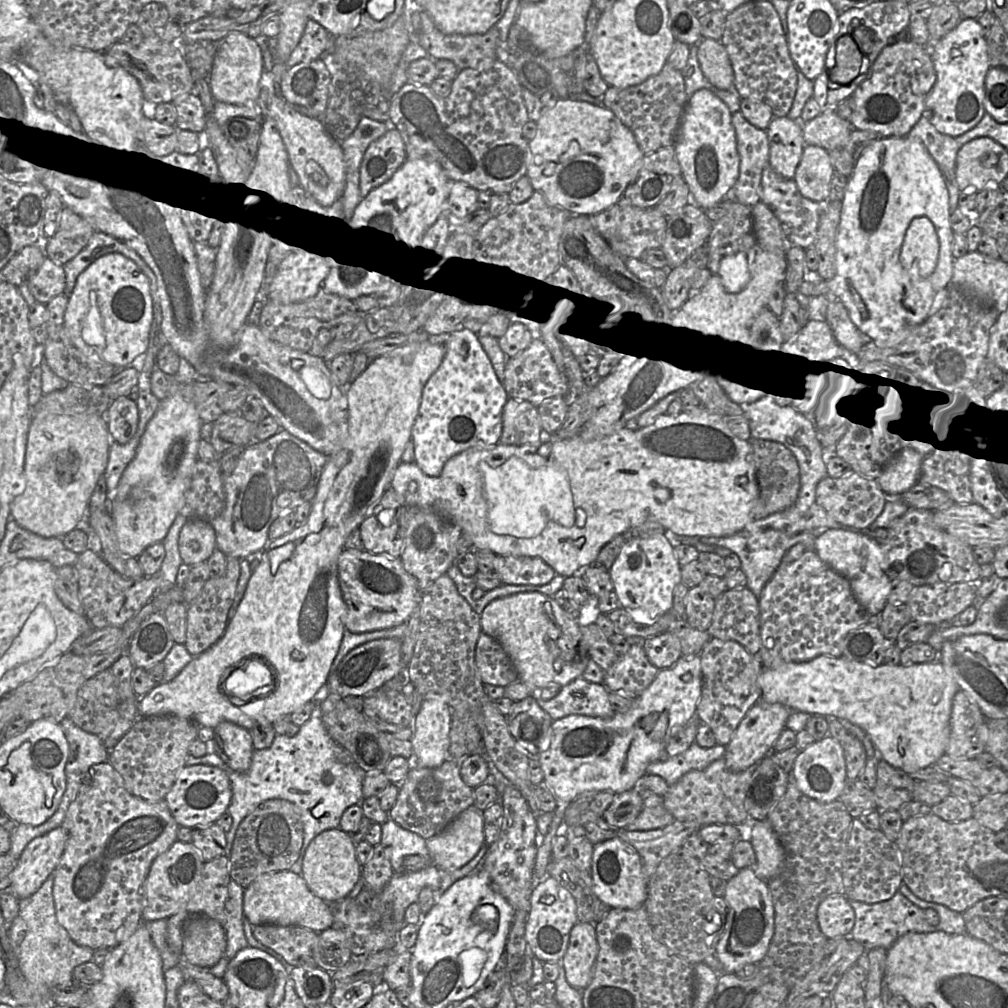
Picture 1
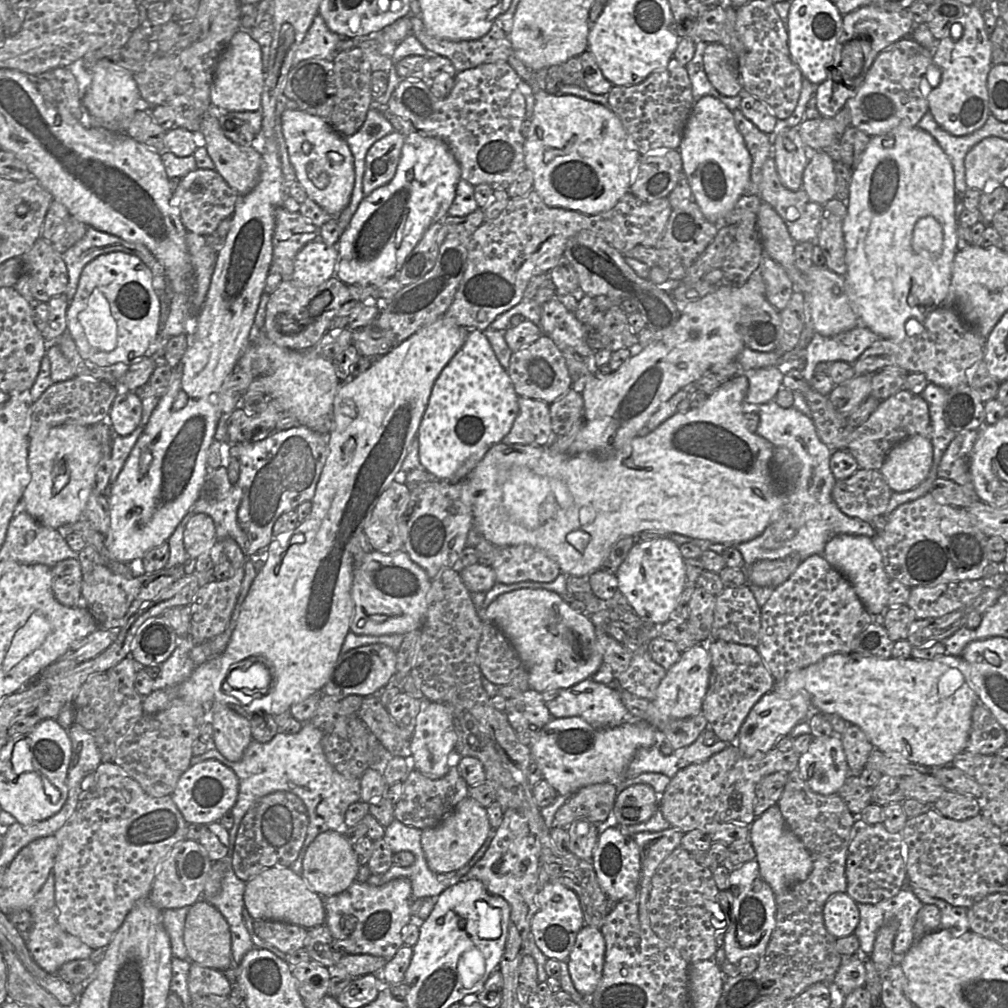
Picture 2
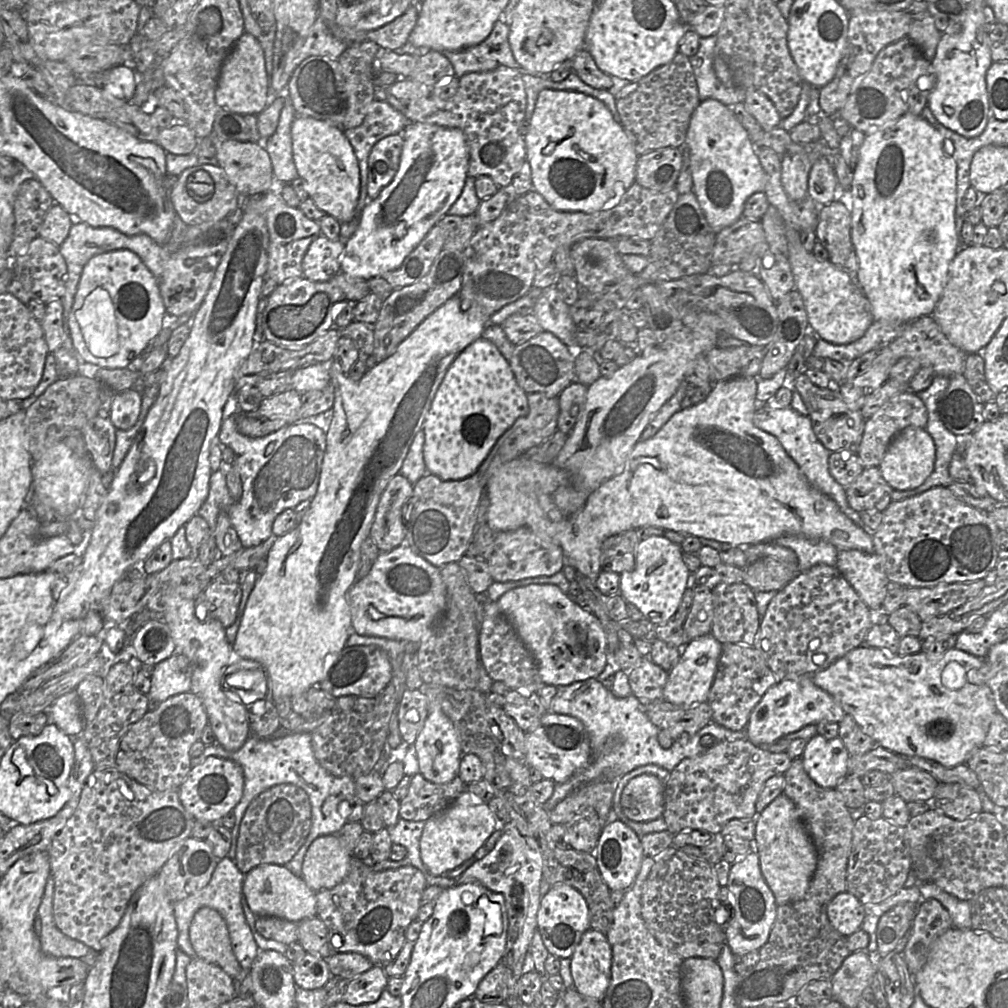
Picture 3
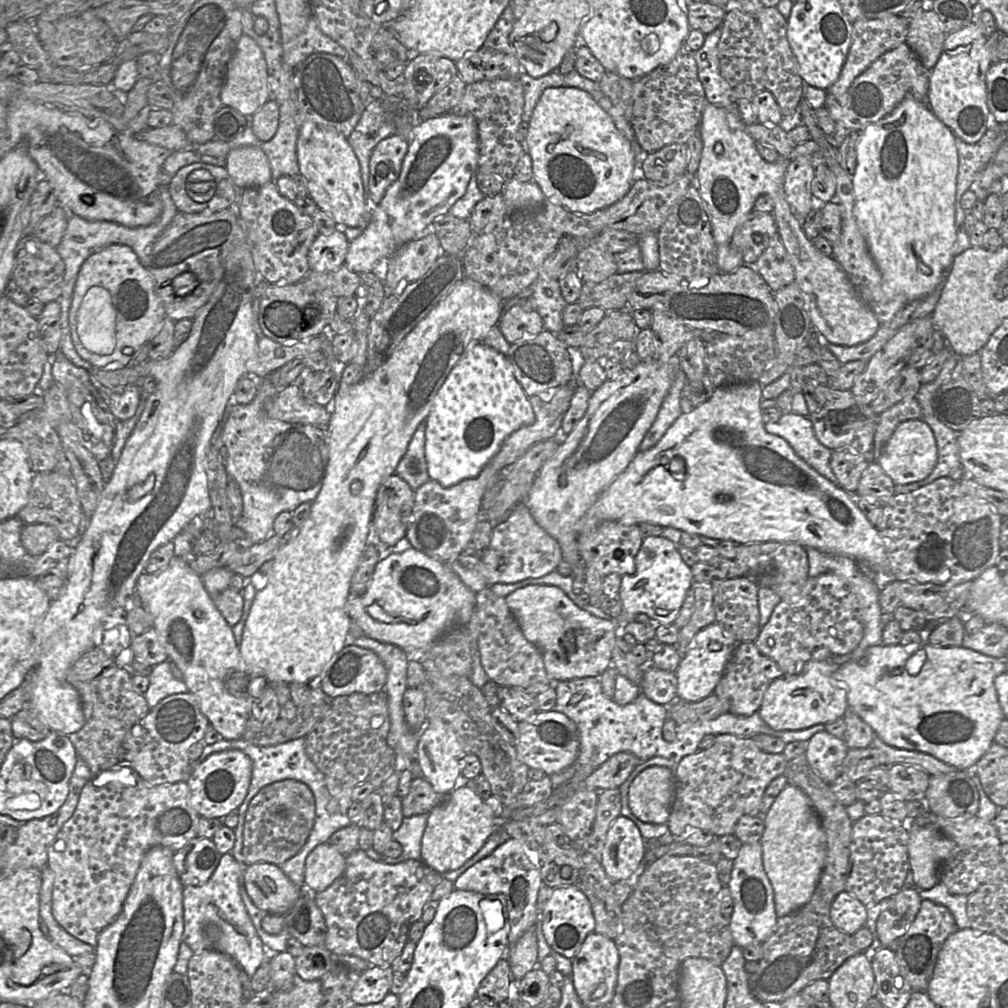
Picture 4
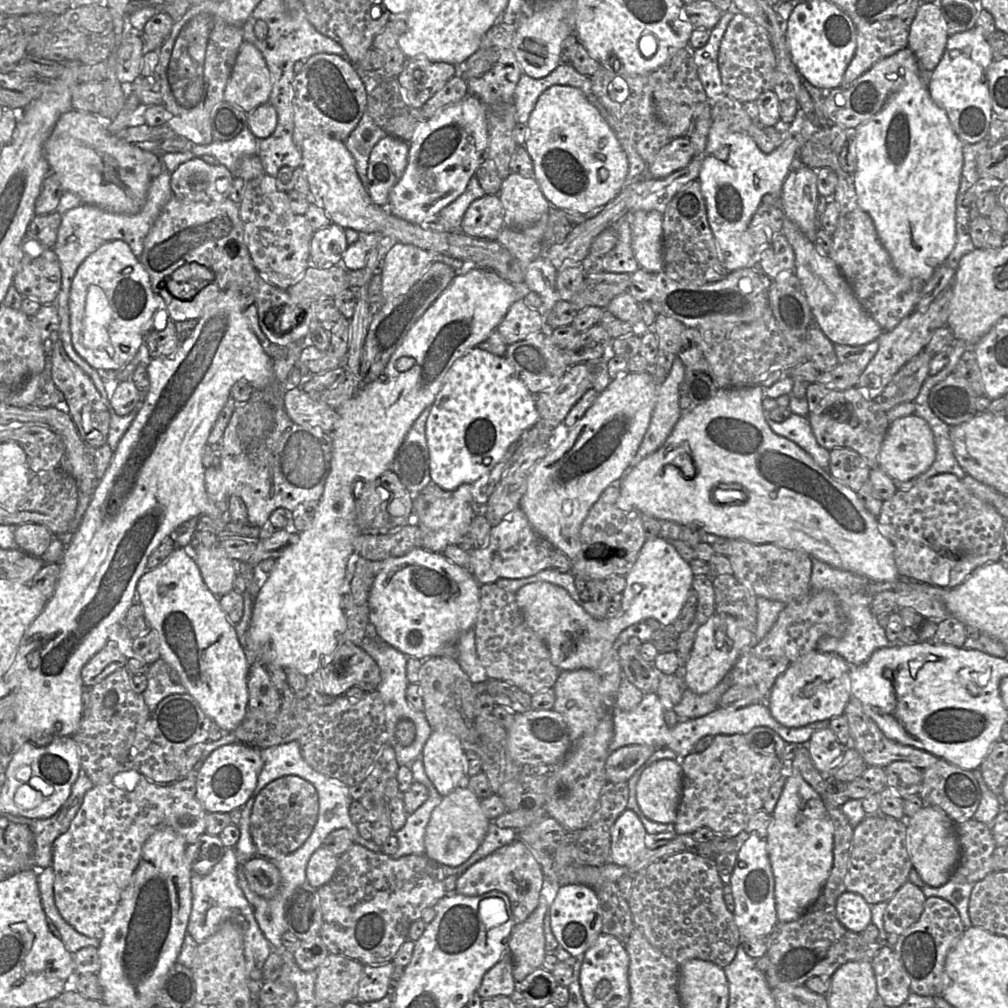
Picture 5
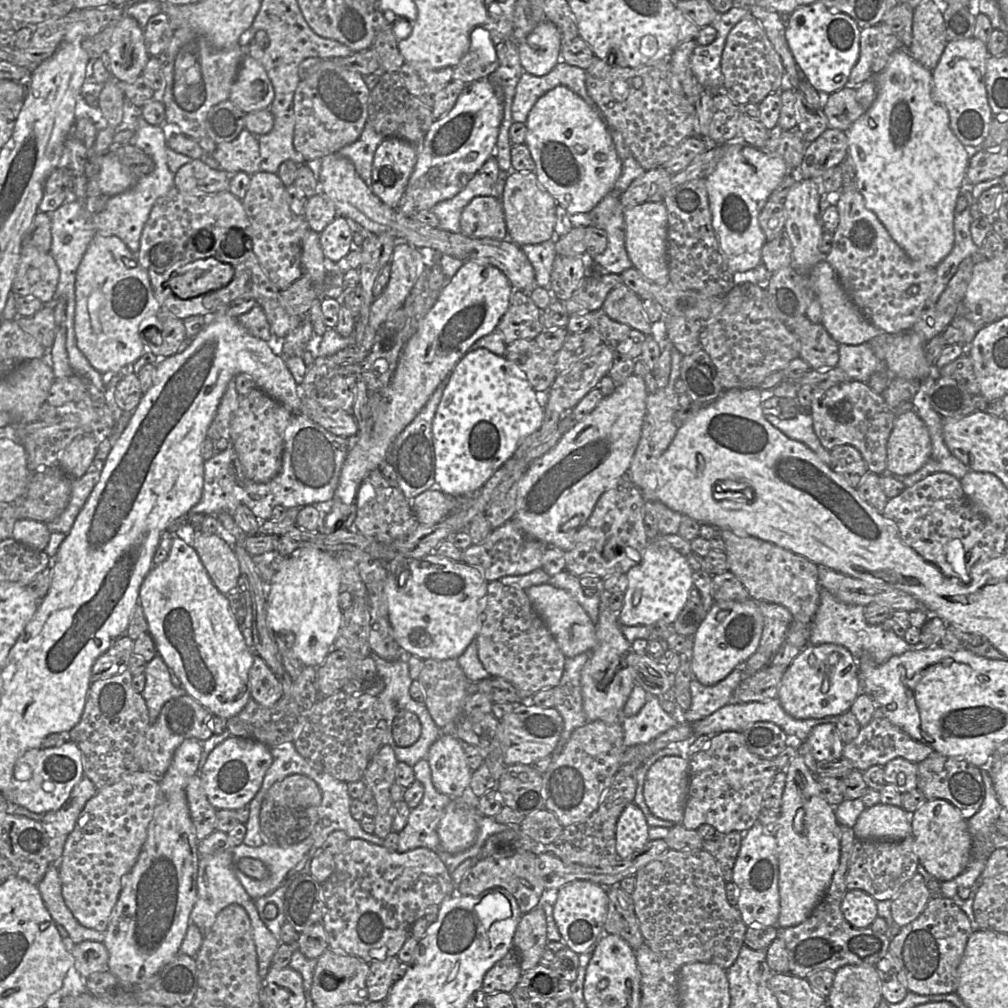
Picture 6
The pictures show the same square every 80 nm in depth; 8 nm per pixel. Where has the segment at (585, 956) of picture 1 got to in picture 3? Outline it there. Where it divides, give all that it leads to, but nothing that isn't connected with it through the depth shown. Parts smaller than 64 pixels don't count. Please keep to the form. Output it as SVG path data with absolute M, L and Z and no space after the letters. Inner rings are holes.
M588 929L570 958L573 987L581 995L602 1002L611 978L612 949L606 936Z

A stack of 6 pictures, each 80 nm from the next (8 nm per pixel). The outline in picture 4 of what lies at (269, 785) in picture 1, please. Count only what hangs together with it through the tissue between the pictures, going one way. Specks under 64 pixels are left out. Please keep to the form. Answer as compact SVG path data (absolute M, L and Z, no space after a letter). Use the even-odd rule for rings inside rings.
M303 737L273 746L256 746L242 738L237 740L222 739L212 745L205 745L201 756L191 763L191 771L203 763L211 754L226 750L242 751L252 761L252 776L250 786L244 801L237 809L239 821L243 819L243 815L248 803L258 794L262 788L264 788L263 785L267 786L277 781L293 779L306 784L312 791L315 798L316 808L316 816L313 828L306 843L300 849L300 851L279 865L281 870L295 886L297 886L299 889L306 887L304 883L304 868L306 858L309 853L317 845L326 843L337 830L351 824L351 821L348 817L348 809L353 802L353 788L338 783L334 779L325 775L314 765L314 763L306 754L305 738Z

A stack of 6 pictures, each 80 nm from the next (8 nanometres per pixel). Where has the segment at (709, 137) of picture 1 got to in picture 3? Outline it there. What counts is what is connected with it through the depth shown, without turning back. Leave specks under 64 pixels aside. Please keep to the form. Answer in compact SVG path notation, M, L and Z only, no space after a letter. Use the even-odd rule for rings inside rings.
M713 99L699 103L690 119L685 139L688 151L689 166L693 179L693 192L700 207L715 233L735 223L742 217L746 200L756 192L764 192L767 175L756 155L756 147L749 138L747 131L734 116L732 110Z

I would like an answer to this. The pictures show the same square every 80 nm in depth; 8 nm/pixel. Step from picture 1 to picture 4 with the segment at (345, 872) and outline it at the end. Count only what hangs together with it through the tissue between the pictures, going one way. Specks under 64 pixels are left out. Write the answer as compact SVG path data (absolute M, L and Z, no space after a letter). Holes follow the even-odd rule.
M329 843L317 845L307 856L304 868L305 886L321 892L344 872L346 857Z

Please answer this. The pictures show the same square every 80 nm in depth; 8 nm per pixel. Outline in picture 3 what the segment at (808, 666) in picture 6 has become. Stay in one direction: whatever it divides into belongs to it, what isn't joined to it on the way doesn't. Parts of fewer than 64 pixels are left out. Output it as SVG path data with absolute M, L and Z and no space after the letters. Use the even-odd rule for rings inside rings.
M812 674L781 680L771 686L752 710L745 727L747 739L756 746L769 745L781 737L821 721L840 723L845 711L829 693L815 685Z

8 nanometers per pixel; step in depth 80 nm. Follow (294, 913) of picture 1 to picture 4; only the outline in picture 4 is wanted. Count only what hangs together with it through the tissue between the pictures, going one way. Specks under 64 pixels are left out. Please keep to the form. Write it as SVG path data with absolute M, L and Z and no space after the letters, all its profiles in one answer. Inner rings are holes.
M265 862L244 867L244 887L255 906L277 915L286 914L301 893L280 866Z

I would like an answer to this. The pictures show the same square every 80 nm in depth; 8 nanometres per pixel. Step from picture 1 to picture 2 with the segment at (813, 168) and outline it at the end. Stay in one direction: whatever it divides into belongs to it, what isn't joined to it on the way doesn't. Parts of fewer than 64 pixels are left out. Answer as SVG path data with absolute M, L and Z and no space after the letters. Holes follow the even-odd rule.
M823 150L815 151L808 160L803 172L802 189L811 200L823 205L835 198L834 161Z

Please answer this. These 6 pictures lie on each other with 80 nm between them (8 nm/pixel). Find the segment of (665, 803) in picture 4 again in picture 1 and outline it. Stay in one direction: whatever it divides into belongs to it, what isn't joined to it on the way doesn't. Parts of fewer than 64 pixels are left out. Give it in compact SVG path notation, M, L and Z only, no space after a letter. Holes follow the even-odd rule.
M634 789L614 795L602 817L608 825L624 828L638 817L643 808L641 794Z

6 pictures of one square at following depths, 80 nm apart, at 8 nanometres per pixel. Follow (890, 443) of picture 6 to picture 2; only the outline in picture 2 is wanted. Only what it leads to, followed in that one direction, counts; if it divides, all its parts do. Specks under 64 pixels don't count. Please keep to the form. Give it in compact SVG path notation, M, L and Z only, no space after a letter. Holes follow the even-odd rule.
M914 435L896 444L888 452L880 471L893 492L906 492L926 480L932 465L932 441Z

